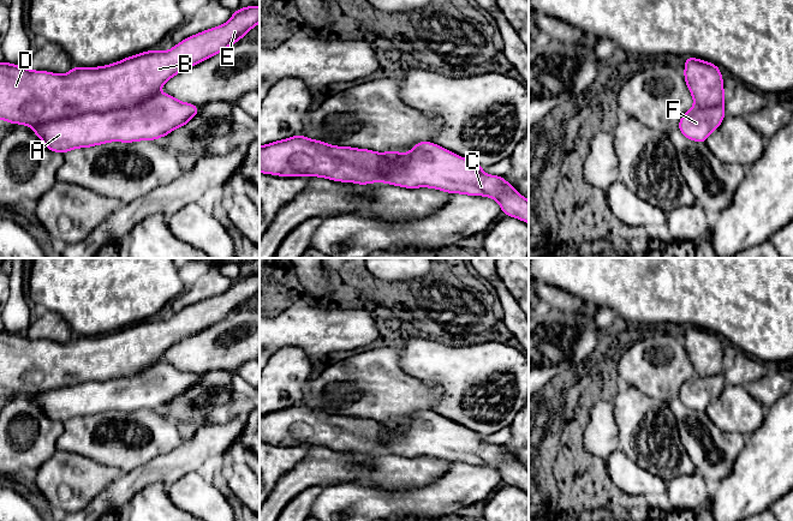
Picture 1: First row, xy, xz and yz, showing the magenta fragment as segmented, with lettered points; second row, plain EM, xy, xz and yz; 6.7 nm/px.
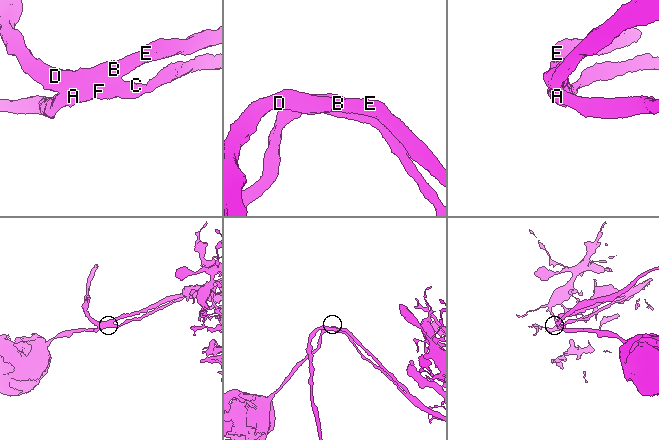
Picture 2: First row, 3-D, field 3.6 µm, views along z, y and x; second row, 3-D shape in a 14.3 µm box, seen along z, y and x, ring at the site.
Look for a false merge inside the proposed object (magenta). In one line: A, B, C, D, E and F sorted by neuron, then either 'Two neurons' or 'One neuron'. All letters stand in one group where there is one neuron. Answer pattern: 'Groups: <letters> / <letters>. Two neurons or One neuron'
Groups: A C F / B D E. Two neurons

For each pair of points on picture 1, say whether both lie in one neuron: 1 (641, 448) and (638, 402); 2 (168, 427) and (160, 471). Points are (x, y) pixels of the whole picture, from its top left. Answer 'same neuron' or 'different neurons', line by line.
1: same neuron
2: different neurons

